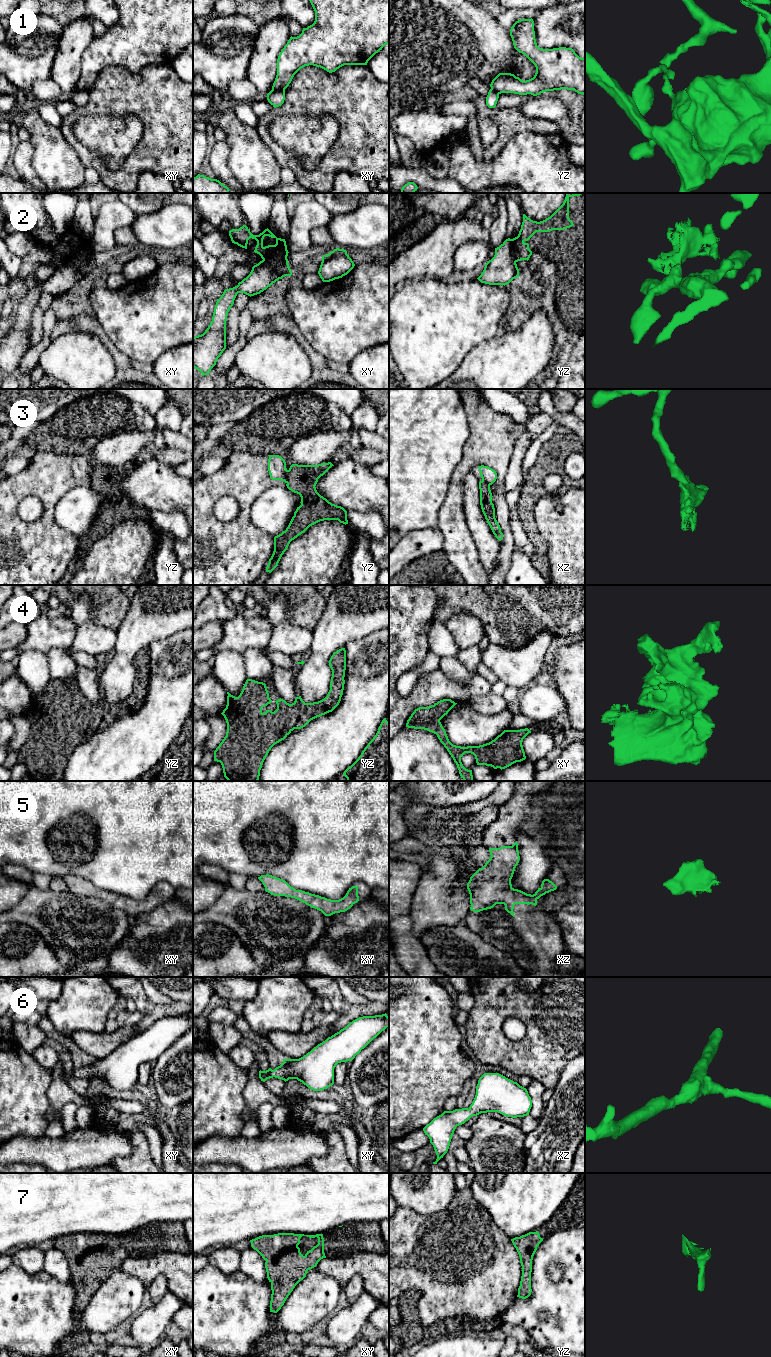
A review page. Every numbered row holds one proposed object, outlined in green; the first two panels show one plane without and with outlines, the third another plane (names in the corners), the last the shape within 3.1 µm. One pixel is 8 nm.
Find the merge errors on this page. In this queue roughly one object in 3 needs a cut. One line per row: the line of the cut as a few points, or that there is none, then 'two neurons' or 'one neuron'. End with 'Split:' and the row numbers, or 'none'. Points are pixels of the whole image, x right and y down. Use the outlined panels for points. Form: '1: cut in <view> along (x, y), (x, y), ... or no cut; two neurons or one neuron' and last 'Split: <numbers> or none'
1: cut in xy along (272, 89), (284, 90); two neurons
2: cut in xy along (287, 250), (279, 256), (263, 259); two neurons
3: cut in yz along (285, 468), (287, 482); two neurons
4: no cut; one neuron
5: no cut; one neuron
6: no cut; one neuron
7: no cut; one neuron
Split: 1, 2, 3

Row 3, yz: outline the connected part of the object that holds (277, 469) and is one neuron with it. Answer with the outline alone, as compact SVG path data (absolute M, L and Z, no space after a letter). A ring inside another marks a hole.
M268 455L268 471L272 480L287 483L287 469L285 460L279 455Z

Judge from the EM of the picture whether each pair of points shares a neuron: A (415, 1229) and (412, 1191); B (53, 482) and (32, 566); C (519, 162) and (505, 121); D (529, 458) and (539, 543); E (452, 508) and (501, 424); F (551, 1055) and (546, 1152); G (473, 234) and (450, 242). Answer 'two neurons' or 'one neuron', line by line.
A: two neurons
B: one neuron
C: two neurons
D: two neurons
E: one neuron
F: two neurons
G: one neuron

